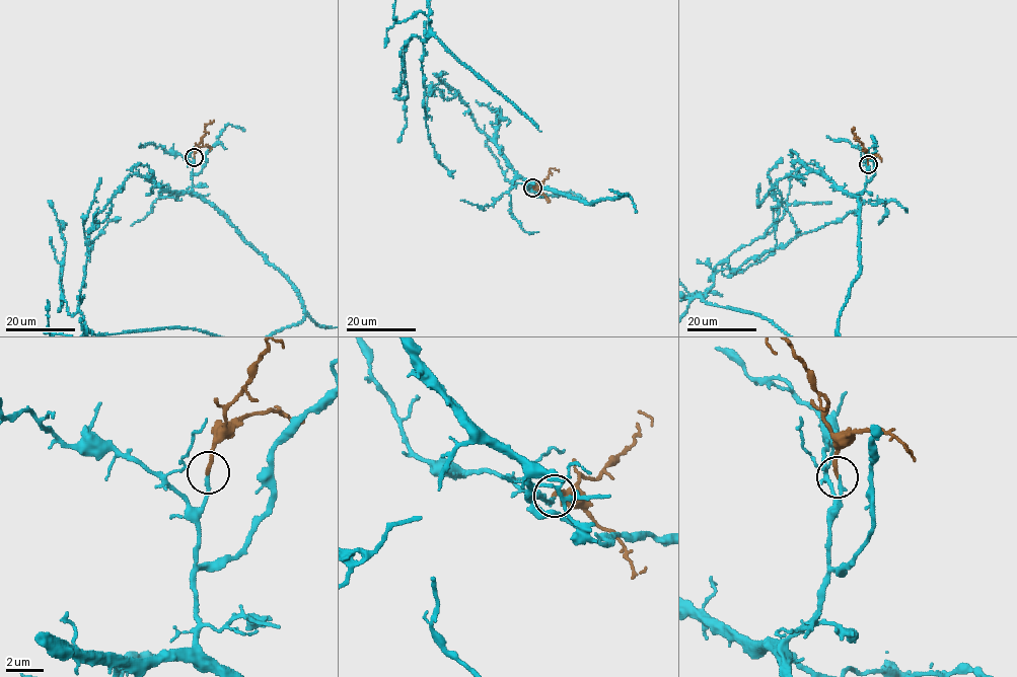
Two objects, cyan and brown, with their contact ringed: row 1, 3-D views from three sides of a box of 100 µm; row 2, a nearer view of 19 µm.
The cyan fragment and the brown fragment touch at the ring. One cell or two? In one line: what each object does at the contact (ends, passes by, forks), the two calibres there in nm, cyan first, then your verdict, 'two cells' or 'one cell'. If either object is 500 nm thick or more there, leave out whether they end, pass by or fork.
cyan ends | brown ends | 200/200 nm | one cell

